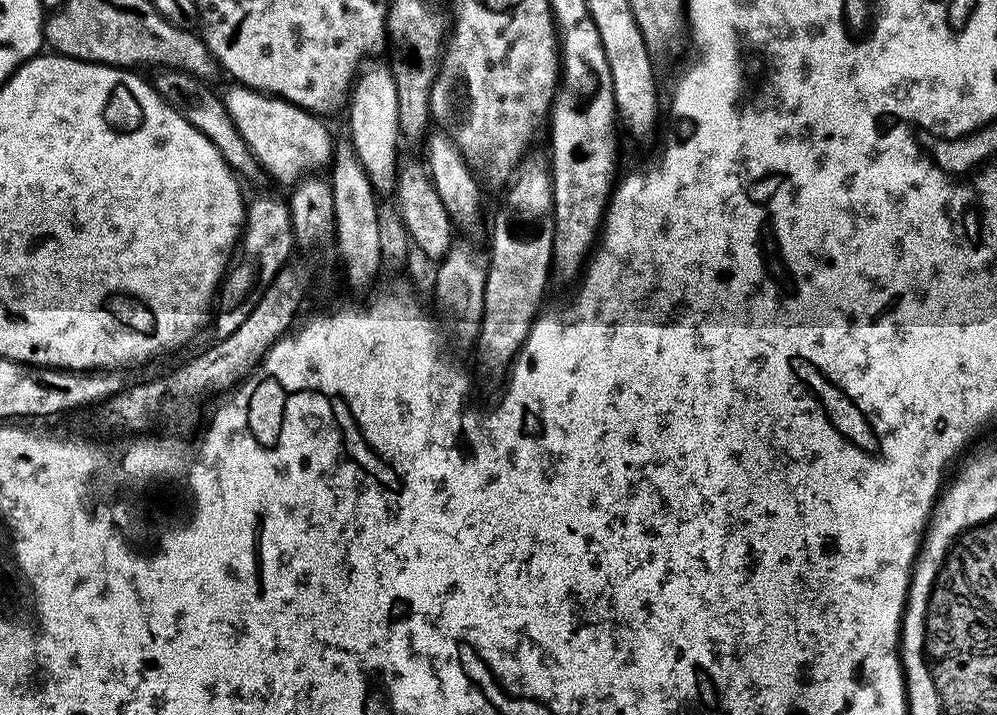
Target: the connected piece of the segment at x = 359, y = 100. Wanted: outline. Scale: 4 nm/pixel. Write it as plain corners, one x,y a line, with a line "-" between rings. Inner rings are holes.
369,63
357,75
347,105
348,132
352,149
358,154
362,166
374,189
391,193
396,186
398,159
396,154
402,145
398,122
398,90
387,63
-
369,67
369,68
368,68
-
368,68
368,69
367,69

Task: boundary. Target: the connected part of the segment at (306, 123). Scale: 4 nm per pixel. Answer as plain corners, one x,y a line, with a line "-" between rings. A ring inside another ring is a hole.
233,83
231,87
222,92
226,110
234,126
238,126
238,134
246,138
246,146
250,146
254,158
258,158
269,177
292,186
301,178
319,173
331,165
334,136
328,133
321,117
286,102
280,96
269,96
266,92
247,88
245,84

